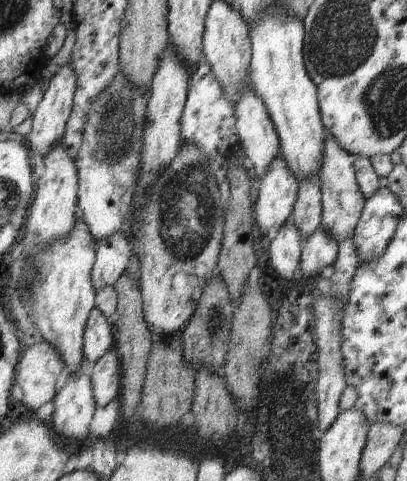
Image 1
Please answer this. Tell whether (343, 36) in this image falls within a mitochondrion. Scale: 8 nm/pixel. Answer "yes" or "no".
yes

